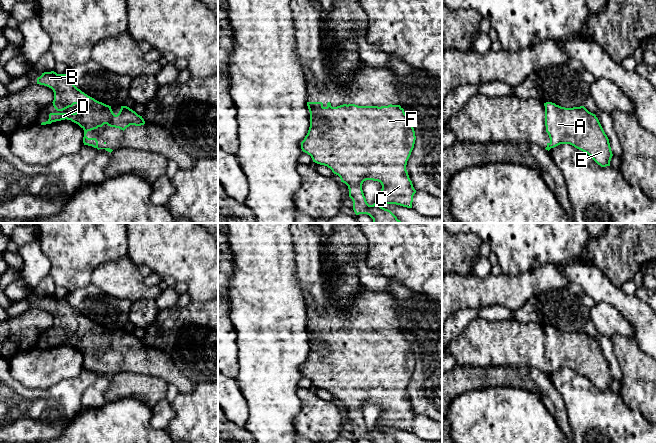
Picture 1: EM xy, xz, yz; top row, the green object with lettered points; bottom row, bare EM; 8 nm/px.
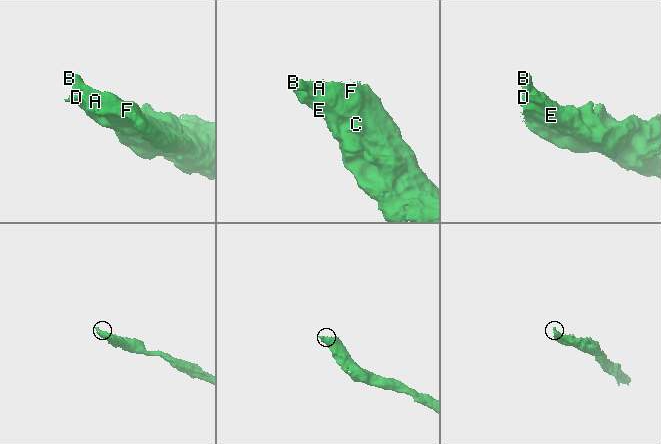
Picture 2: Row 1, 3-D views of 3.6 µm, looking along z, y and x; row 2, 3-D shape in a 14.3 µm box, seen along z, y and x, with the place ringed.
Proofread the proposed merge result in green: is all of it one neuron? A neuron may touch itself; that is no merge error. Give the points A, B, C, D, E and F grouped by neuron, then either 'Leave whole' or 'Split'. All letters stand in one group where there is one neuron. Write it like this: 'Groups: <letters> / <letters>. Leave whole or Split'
Groups: A B C D E F. Leave whole

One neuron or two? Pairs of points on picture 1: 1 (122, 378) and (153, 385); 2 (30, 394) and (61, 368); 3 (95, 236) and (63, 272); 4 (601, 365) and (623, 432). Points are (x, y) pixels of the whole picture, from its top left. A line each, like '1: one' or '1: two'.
1: one
2: two
3: one
4: two

